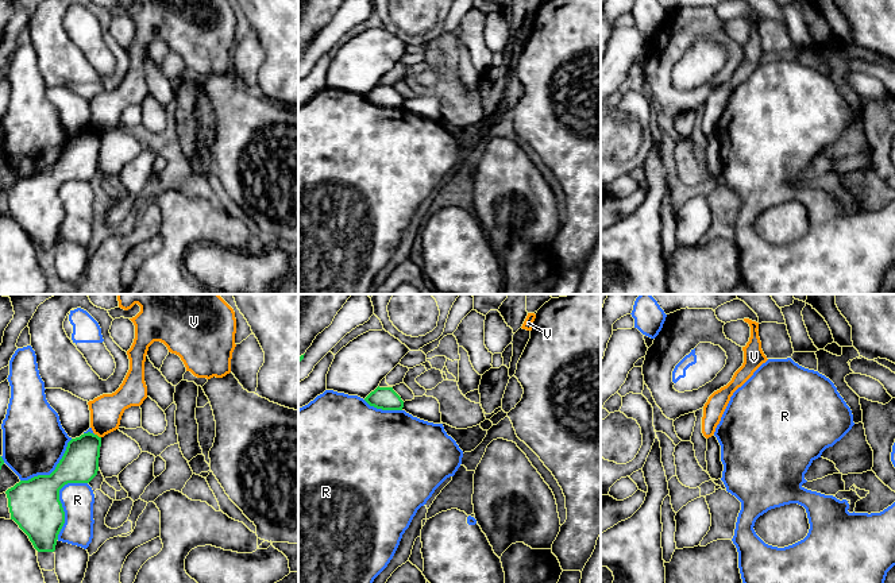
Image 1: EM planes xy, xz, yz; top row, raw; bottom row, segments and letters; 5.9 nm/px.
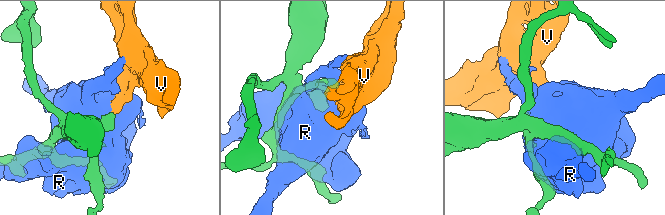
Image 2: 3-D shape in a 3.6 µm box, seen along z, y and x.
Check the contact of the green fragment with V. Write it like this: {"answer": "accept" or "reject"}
{"answer": "reject"}

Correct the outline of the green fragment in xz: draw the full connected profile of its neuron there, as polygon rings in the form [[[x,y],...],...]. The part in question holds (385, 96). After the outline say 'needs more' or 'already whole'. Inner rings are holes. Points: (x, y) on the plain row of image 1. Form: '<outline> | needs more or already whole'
[[[377,85],[371,89],[364,99],[377,107],[382,108],[402,108],[404,99],[401,94],[393,88],[393,85]]] | already whole

